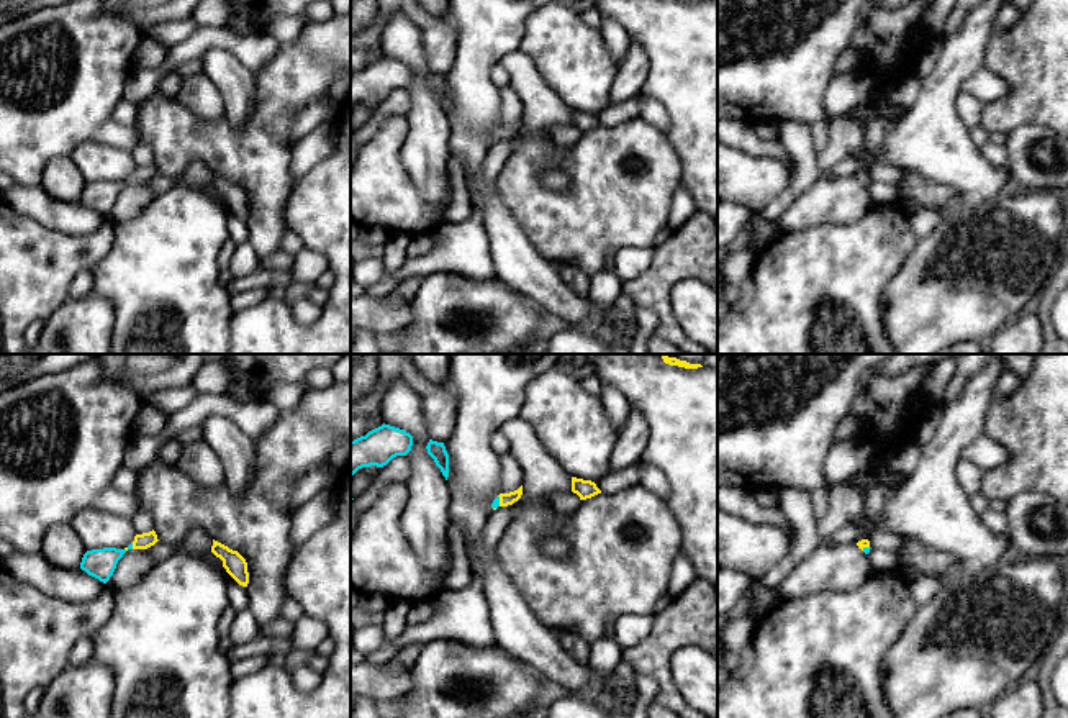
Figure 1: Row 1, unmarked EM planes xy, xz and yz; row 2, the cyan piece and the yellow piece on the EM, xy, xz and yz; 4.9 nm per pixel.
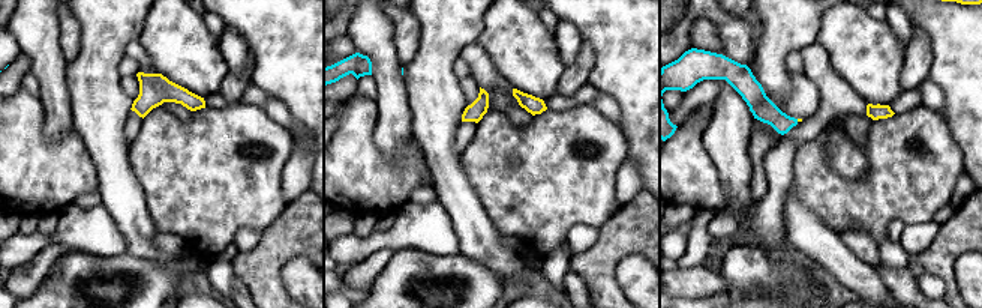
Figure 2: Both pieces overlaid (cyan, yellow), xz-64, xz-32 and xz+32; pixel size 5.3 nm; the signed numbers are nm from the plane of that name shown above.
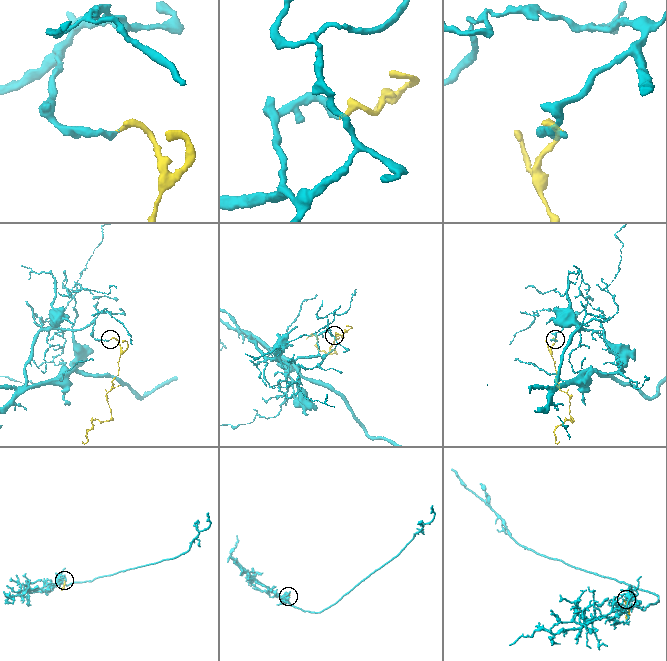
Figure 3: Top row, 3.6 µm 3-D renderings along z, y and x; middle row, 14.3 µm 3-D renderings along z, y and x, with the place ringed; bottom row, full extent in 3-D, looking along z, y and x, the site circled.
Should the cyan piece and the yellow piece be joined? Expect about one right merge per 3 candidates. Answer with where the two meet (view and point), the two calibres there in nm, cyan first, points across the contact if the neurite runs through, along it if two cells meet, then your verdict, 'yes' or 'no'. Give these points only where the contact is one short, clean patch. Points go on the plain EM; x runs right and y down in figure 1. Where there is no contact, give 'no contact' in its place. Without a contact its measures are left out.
xz (498, 133) | 40/60 nm | across xz (495, 136), (498, 133), (505, 131) | yes

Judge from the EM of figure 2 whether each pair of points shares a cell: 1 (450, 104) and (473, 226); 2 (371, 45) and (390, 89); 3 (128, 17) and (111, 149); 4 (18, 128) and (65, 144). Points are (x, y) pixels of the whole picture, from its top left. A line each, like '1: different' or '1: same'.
1: same
2: same
3: same
4: same

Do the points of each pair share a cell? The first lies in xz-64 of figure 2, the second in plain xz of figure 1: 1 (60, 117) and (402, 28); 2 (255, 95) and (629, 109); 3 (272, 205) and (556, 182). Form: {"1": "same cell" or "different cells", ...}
{"1": "same cell", "2": "same cell", "3": "different cells"}

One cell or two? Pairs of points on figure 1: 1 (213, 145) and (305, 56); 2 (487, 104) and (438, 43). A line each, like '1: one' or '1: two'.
1: one
2: two

